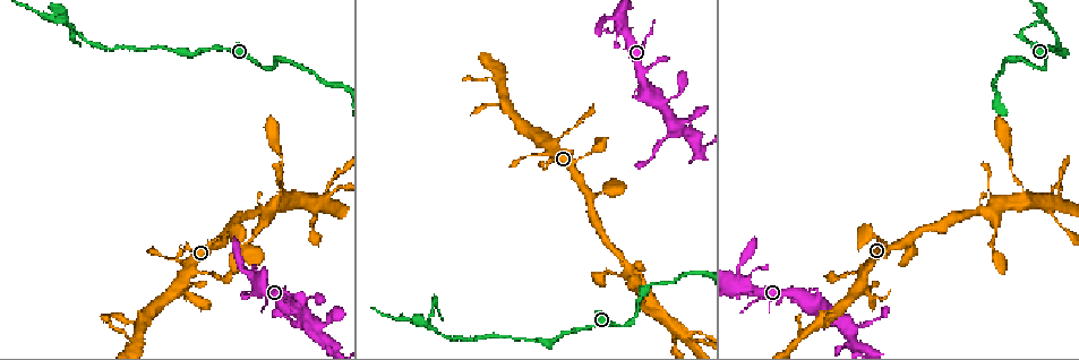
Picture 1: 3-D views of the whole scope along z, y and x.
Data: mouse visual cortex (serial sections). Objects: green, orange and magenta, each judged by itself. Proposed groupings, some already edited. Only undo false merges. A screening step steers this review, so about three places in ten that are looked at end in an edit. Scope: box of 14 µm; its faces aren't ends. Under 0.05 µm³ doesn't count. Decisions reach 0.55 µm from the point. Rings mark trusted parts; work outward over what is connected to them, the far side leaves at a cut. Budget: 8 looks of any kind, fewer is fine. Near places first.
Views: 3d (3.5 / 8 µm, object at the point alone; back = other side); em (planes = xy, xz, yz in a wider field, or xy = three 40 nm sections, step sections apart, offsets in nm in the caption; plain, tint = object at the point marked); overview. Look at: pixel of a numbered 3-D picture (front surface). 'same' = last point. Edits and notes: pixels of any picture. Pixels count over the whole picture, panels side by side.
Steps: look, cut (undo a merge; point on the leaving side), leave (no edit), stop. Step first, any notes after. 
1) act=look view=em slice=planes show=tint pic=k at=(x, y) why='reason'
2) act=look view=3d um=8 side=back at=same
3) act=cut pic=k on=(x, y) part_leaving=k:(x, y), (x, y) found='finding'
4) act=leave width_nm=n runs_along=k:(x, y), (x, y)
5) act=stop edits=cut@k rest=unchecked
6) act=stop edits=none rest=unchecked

act=look view=3d um=3.5 pic=1 at=(633, 320)

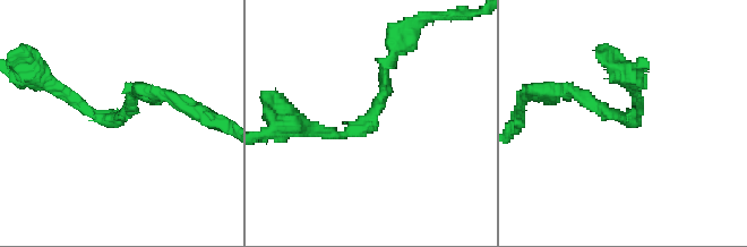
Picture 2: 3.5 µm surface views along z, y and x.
act=look view=em slice=xy step=1 show=tint pic=2 at=(367, 123) arm_widths_nm=150,200 why='shape alone is not enough'

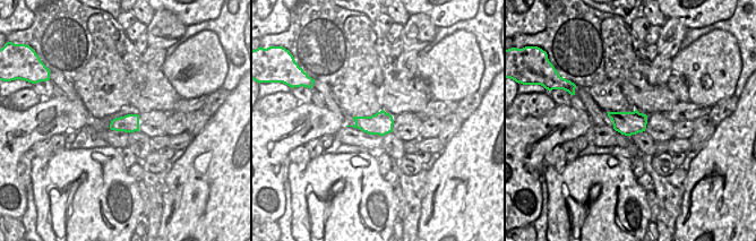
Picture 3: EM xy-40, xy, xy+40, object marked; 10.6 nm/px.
act=leave found='continuous, no second cell'

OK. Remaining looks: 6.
act=look view=3d um=3.5 side=back pic=1 at=(1023, 198) why='three-way junction'

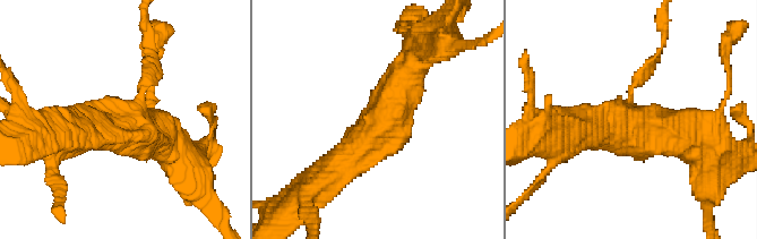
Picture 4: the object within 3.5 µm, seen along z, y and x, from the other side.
act=look view=em slice=xy step=3 show=plain pic=4 at=(628, 115) arms=3 arm_widths_nm=150,450,450 why='now the EM'

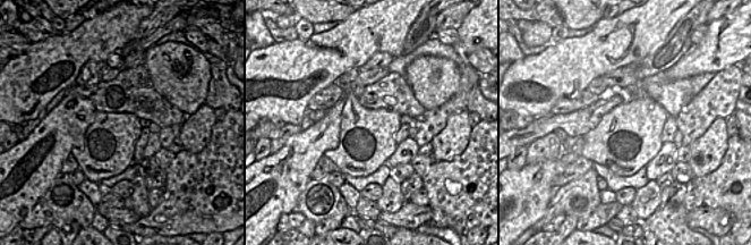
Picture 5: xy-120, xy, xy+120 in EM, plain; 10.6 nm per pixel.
act=look view=em slice=xy step=3 show=tint at=same

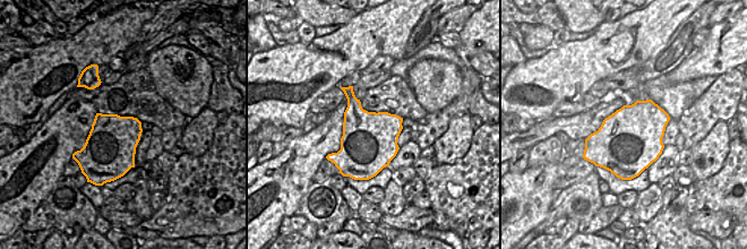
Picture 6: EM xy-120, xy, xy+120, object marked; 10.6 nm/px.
act=leave found='one cell here'

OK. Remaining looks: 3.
act=look view=3d um=8 side=back pic=1 at=(323, 203) why='calibre changes'

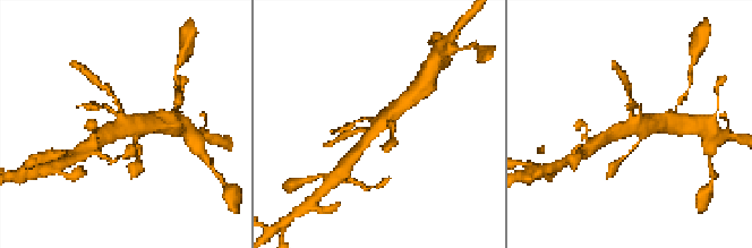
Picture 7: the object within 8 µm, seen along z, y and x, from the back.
act=look view=3d um=3.5 pic=7 at=(382, 122)

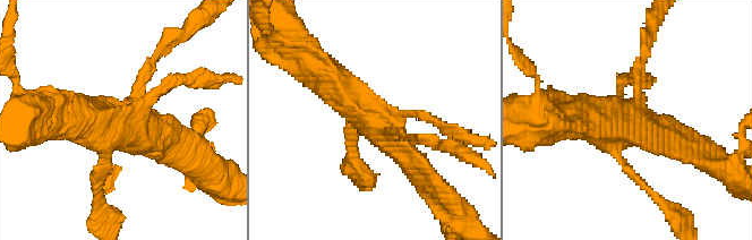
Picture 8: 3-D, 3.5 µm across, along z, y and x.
act=leave runs_along=8:(324, 74), (381, 126), (421, 178) found='one cell here'

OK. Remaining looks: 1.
act=look view=3d um=3.5 pic=1 at=(54, 18) why='a fork'

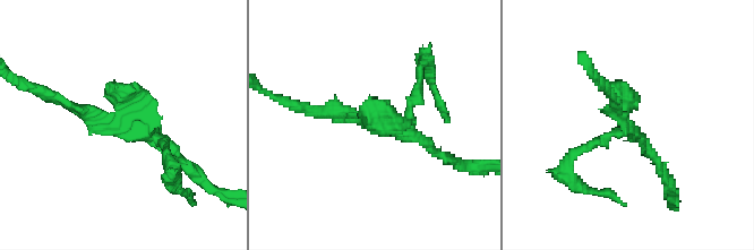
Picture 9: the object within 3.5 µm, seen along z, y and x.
act=cut pic=9 on=(590, 145) found='two cells meet here'

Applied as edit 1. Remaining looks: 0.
act=stop edits=cut@9 rest=unchecked

